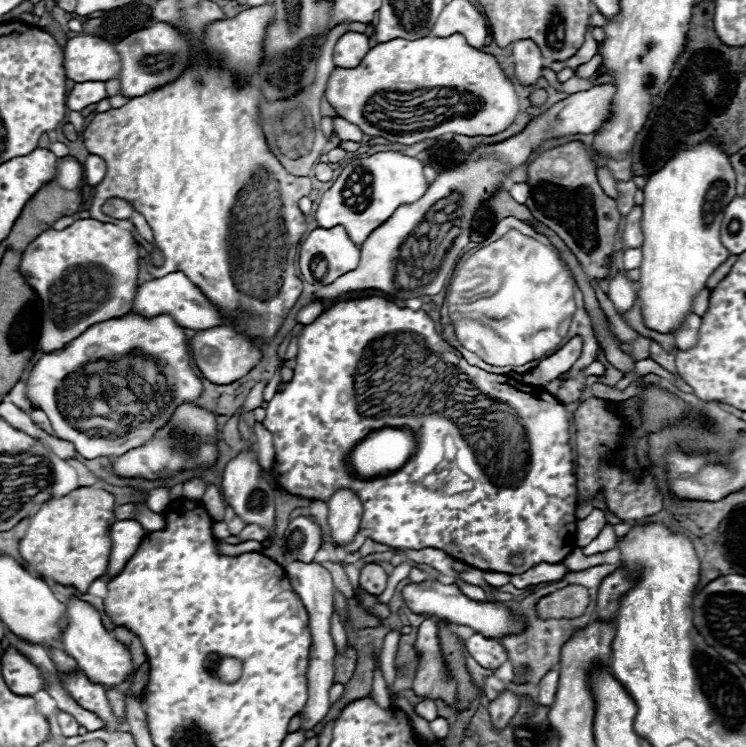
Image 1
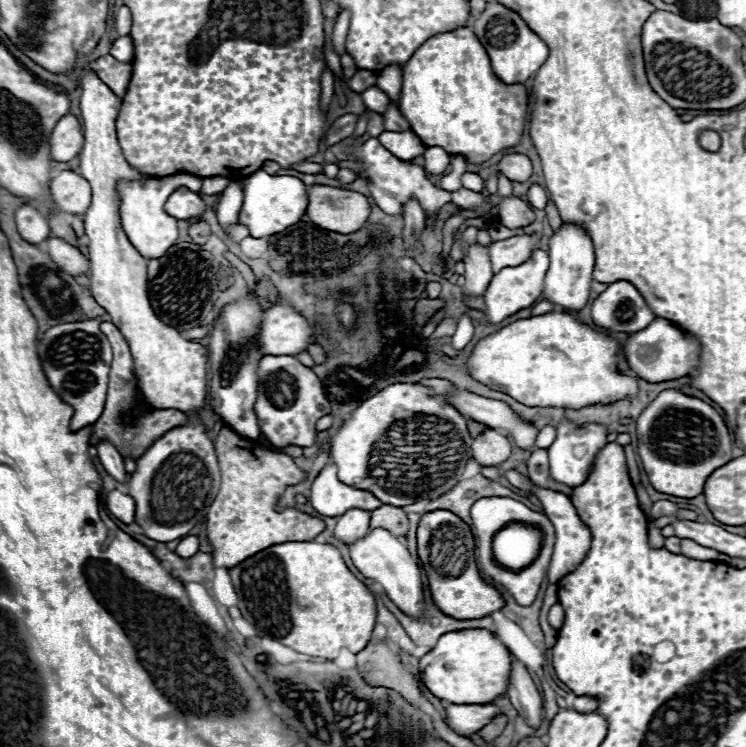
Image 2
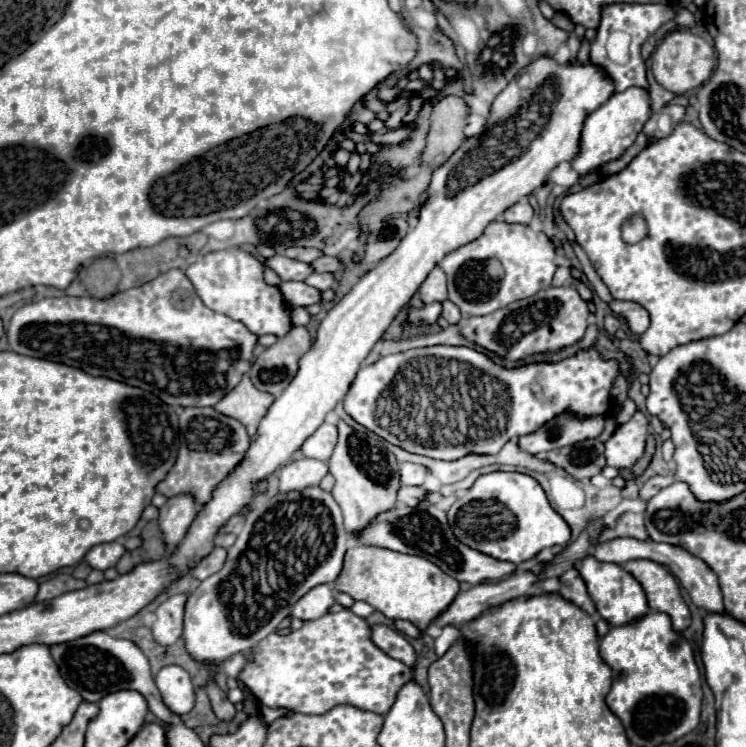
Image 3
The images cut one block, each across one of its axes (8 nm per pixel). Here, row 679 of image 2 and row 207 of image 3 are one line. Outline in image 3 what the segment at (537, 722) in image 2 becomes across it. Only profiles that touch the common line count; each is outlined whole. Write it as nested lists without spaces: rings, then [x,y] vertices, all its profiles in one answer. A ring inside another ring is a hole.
[[[524,198],[524,200],[520,200],[518,204],[510,206],[510,208],[500,216],[500,220],[508,222],[508,224],[524,224],[524,226],[526,226],[526,224],[530,224],[532,216],[534,216],[534,210],[532,210],[532,206],[528,204],[528,200]]]

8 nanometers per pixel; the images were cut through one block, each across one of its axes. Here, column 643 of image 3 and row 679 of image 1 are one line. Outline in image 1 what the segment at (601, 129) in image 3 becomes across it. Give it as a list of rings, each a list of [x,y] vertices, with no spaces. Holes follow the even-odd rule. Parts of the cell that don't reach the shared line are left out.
[[[72,598],[70,606],[68,606],[68,618],[70,618],[70,626],[64,634],[62,650],[76,660],[78,668],[88,676],[88,680],[92,680],[92,684],[100,684],[106,690],[118,688],[132,672],[132,656],[130,656],[128,646],[118,642],[104,628],[98,610],[94,610],[90,604],[86,604],[78,598]]]

